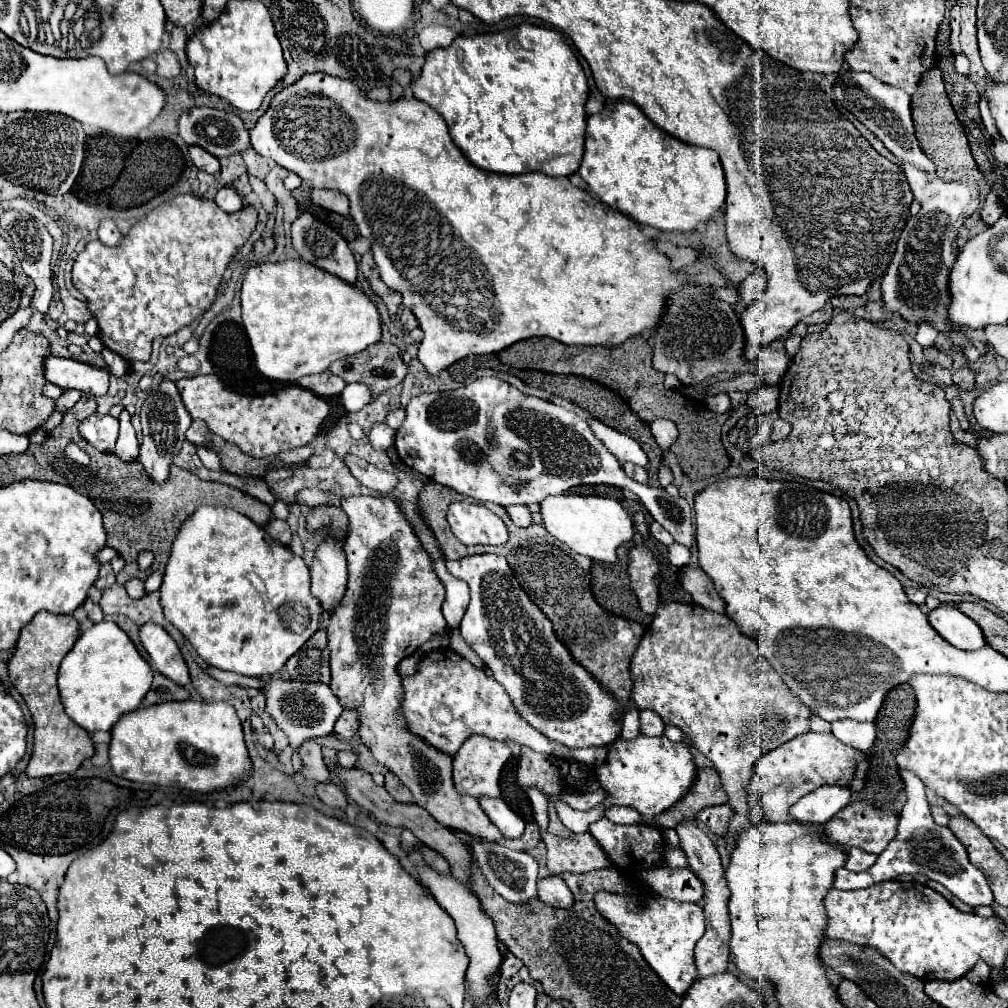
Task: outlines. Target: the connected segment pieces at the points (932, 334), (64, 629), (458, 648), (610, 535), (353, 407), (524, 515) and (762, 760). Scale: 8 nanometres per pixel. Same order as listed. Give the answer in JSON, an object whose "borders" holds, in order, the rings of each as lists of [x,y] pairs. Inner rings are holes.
{"borders":[[[[926,320],[918,324],[918,338],[920,338],[920,346],[922,346],[922,348],[934,346],[938,334],[940,334],[940,332],[938,332],[930,322],[926,322]]],[[[42,610],[30,620],[30,624],[22,628],[20,638],[16,642],[16,650],[8,662],[10,682],[22,694],[34,722],[34,748],[26,766],[28,778],[44,778],[60,772],[74,772],[86,758],[94,754],[90,734],[66,716],[56,688],[58,666],[74,646],[78,634],[78,622],[74,616],[58,616]]],[[[458,628],[456,630],[452,630],[452,634],[450,634],[450,648],[454,650],[454,652],[458,652],[462,658],[466,658],[468,662],[472,662],[474,666],[478,666],[480,670],[486,670],[486,666],[478,660],[478,656],[468,648],[468,644],[462,640],[462,636],[460,636],[460,632],[458,632]]],[[[578,494],[546,496],[546,500],[540,502],[540,514],[544,520],[544,528],[554,538],[568,544],[570,550],[600,562],[616,562],[618,546],[632,540],[634,536],[630,516],[622,508],[622,504],[612,498],[578,496]]],[[[346,384],[346,388],[342,390],[342,402],[348,412],[362,410],[370,400],[370,390],[364,384]]],[[[506,506],[506,512],[510,516],[510,520],[520,526],[520,528],[528,528],[532,524],[532,518],[530,518],[530,510],[526,506]]],[[[808,732],[760,756],[754,764],[754,774],[748,782],[748,790],[760,798],[760,804],[764,808],[764,820],[772,824],[796,822],[790,816],[790,808],[812,790],[824,784],[838,784],[850,790],[860,790],[868,770],[868,756],[870,754],[844,746],[832,734]]]]}

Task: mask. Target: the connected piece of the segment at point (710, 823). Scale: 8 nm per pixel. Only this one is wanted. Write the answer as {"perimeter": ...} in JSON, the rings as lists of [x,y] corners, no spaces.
{"perimeter":[[[722,804],[722,806],[708,806],[698,814],[698,820],[702,820],[710,832],[718,834],[718,836],[726,836],[730,820],[734,816],[734,810],[730,808],[730,804]]]}

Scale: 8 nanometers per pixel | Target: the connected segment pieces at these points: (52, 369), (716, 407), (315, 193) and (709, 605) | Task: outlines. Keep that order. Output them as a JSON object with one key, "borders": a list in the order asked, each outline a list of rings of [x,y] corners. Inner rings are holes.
{"borders":[[[[48,356],[44,360],[44,376],[46,382],[56,384],[62,390],[74,388],[94,398],[104,396],[108,392],[108,372],[78,360]]],[[[714,394],[714,396],[708,396],[708,398],[706,398],[706,404],[708,404],[710,410],[722,414],[722,412],[728,412],[728,408],[730,408],[730,398],[724,396],[724,394]]],[[[312,190],[312,202],[324,210],[336,212],[340,216],[348,216],[350,214],[350,202],[344,194],[336,192],[336,190]]],[[[692,566],[682,568],[682,588],[694,598],[696,604],[704,606],[706,610],[714,610],[720,614],[724,612],[726,608],[724,600],[718,596],[712,580],[700,568],[692,568]]]]}

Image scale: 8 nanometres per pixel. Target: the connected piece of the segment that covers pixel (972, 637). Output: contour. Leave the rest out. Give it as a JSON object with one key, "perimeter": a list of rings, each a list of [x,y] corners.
{"perimeter":[[[940,604],[936,610],[930,610],[928,622],[944,640],[960,650],[978,650],[986,646],[978,624],[952,604]]]}

